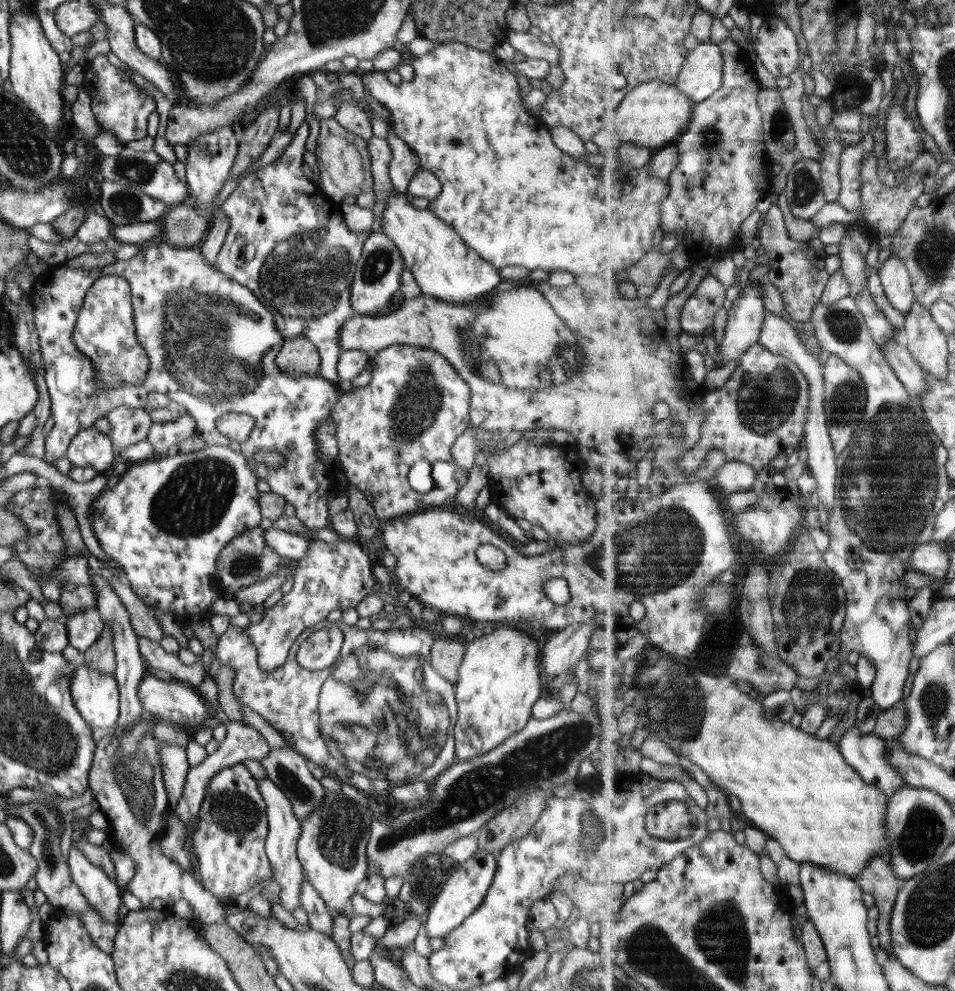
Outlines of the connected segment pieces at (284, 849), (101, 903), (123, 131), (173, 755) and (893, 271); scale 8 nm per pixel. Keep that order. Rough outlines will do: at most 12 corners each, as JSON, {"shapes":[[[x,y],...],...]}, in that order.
{"shapes":[[[268,776],[256,778],[269,825],[265,852],[281,904],[300,906],[301,823]],[[74,842],[72,880],[104,921],[119,925],[118,885]],[[100,54],[83,87],[100,132],[146,138],[156,103]],[[161,744],[169,806],[182,798],[190,771],[184,747]],[[892,255],[880,270],[896,307],[908,314],[917,296],[908,264]]]}

